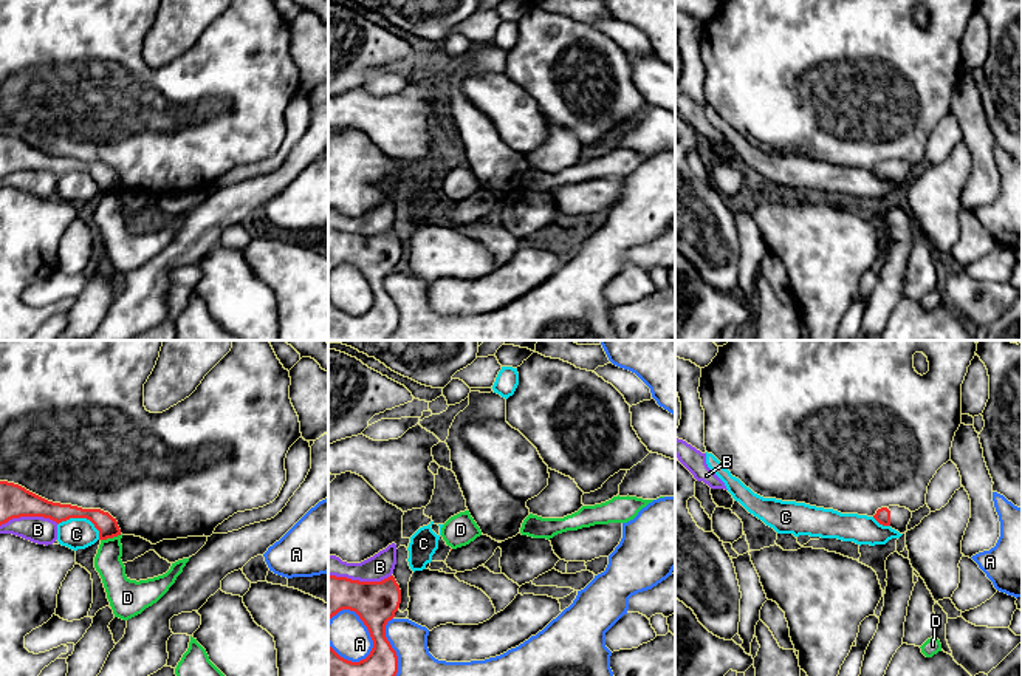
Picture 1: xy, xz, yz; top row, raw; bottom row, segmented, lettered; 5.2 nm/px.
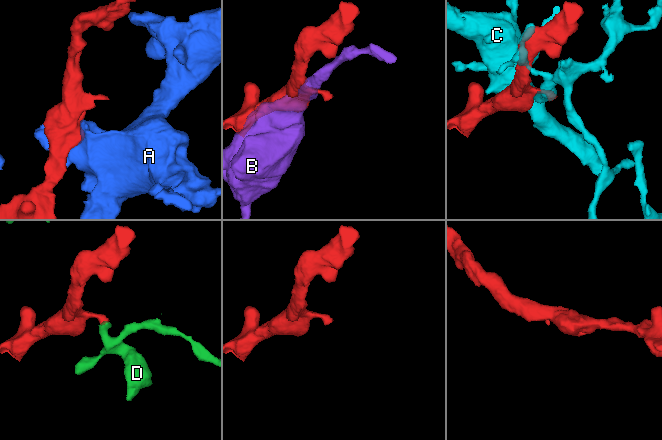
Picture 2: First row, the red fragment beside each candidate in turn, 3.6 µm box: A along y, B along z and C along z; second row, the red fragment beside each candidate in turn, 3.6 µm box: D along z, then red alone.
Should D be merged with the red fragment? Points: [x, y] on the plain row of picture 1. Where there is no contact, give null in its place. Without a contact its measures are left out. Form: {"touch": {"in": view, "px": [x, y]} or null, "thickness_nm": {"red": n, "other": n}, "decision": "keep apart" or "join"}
{"touch": {"in": "xy", "px": [110, 191]}, "thickness_nm": {"red": 110, "other": 140}, "decision": "keep apart"}

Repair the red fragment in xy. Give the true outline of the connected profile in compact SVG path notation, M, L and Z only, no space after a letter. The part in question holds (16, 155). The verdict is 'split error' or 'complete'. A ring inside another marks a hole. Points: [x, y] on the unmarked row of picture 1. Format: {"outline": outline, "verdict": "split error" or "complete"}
{"outline": "M0 135L0 179L20 170L43 170L57 178L70 172L87 172L99 184L99 193L121 189L116 172L108 166L53 156L19 138Z", "verdict": "complete"}

